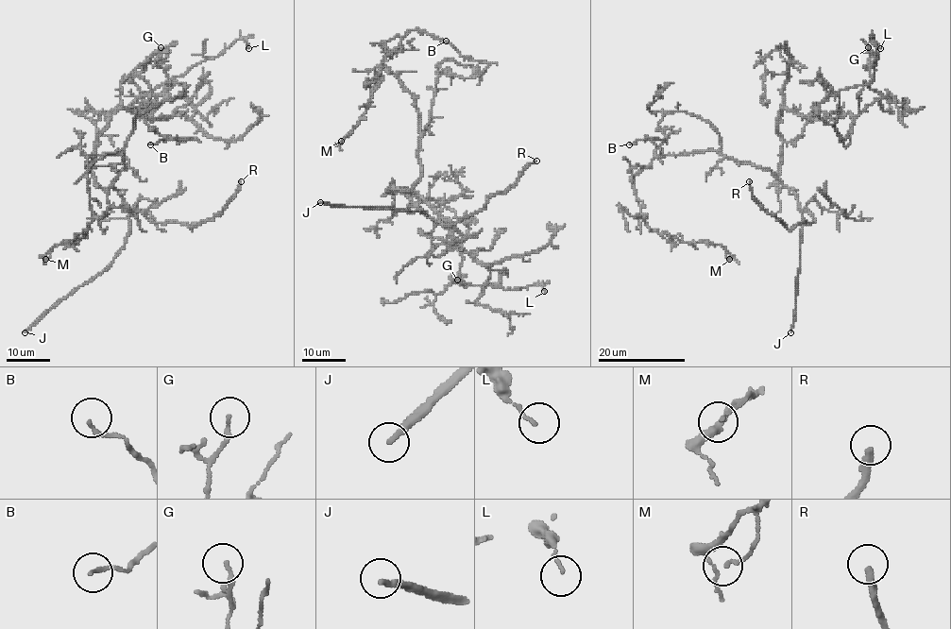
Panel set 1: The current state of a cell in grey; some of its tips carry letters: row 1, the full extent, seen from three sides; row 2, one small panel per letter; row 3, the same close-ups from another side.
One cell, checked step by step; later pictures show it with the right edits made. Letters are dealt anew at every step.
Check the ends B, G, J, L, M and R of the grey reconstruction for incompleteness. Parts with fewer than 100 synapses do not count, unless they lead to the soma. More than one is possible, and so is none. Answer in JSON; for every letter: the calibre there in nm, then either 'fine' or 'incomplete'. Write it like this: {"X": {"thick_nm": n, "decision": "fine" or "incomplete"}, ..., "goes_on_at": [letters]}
{"B": {"thick_nm": 130, "decision": "fine"}, "G": {"thick_nm": 170, "decision": "fine"}, "J": {"thick_nm": 240, "decision": "incomplete"}, "L": {"thick_nm": 110, "decision": "fine"}, "M": {"thick_nm": 120, "decision": "fine"}, "R": {"thick_nm": 280, "decision": "incomplete"}, "goes_on_at": ["J", "R"]}

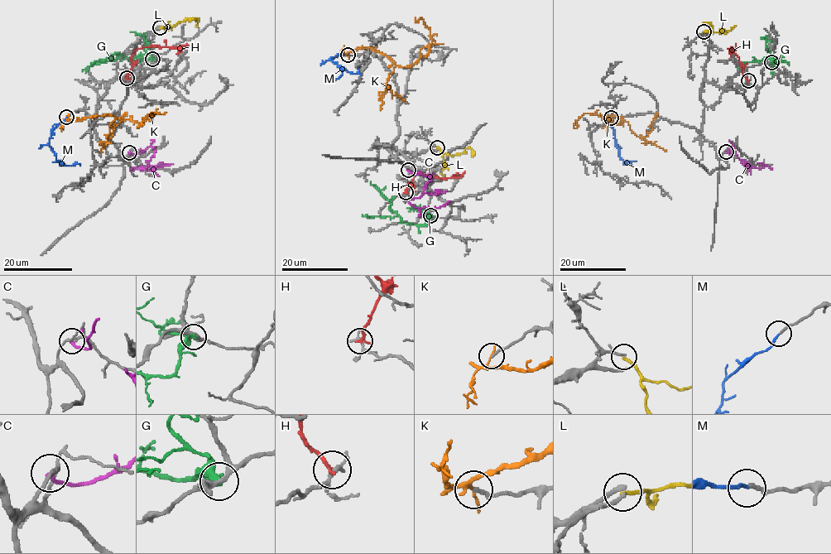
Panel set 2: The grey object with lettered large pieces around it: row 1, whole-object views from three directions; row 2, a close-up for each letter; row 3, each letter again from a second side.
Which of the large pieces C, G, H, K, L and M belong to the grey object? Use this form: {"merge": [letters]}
{"merge": ["M"]}

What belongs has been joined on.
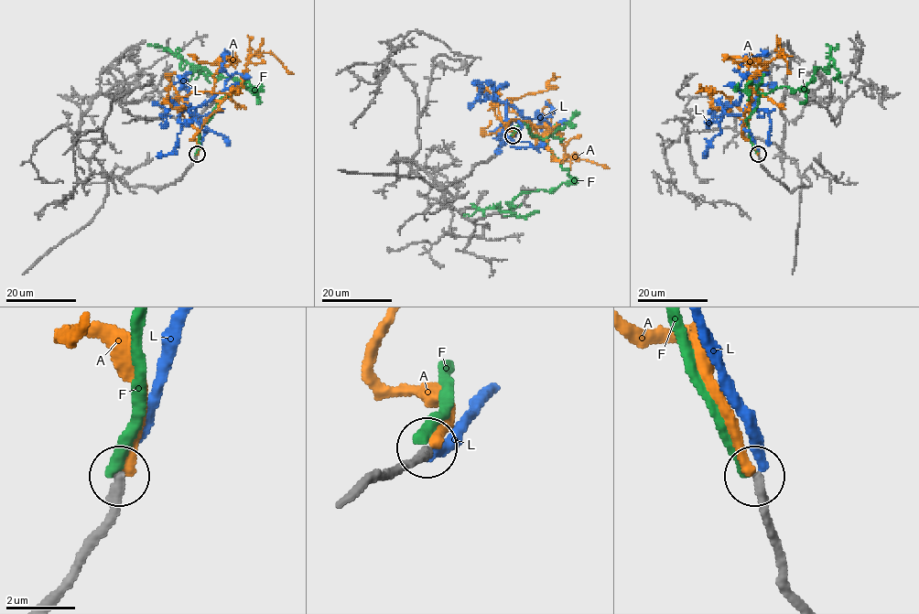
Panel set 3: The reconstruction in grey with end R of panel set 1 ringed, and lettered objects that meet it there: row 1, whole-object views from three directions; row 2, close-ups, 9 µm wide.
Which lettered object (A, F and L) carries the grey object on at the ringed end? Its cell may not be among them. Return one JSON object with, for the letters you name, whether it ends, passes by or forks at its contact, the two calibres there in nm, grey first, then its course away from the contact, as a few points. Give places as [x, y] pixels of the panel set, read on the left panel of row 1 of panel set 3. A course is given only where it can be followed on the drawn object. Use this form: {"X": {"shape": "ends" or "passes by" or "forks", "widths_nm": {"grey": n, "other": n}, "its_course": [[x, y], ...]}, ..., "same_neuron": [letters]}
{"same_neuron": []}

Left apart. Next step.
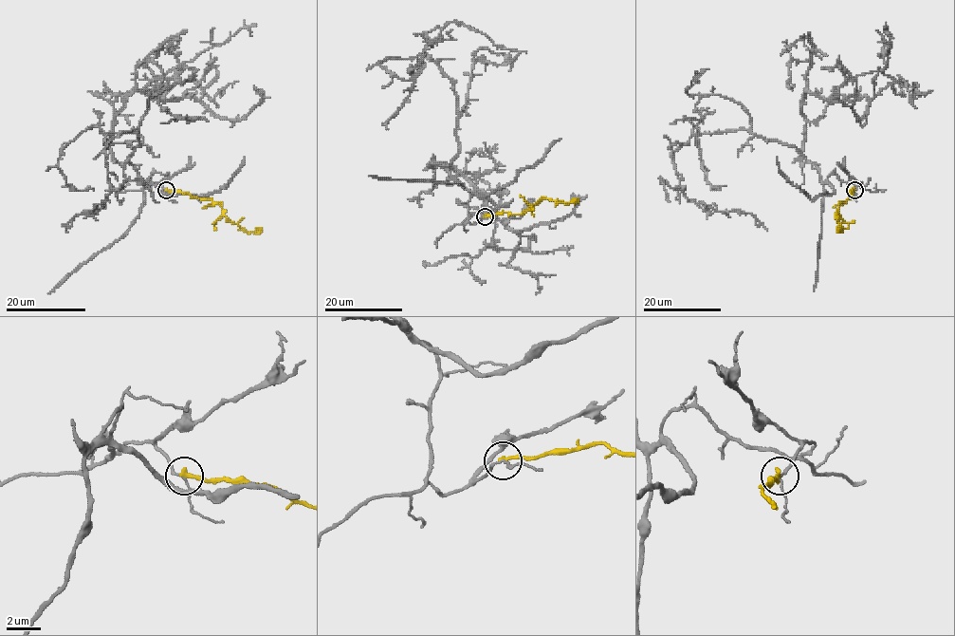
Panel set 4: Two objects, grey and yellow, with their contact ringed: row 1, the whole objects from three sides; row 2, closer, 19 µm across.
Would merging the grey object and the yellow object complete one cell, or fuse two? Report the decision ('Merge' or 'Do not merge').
Do not merge

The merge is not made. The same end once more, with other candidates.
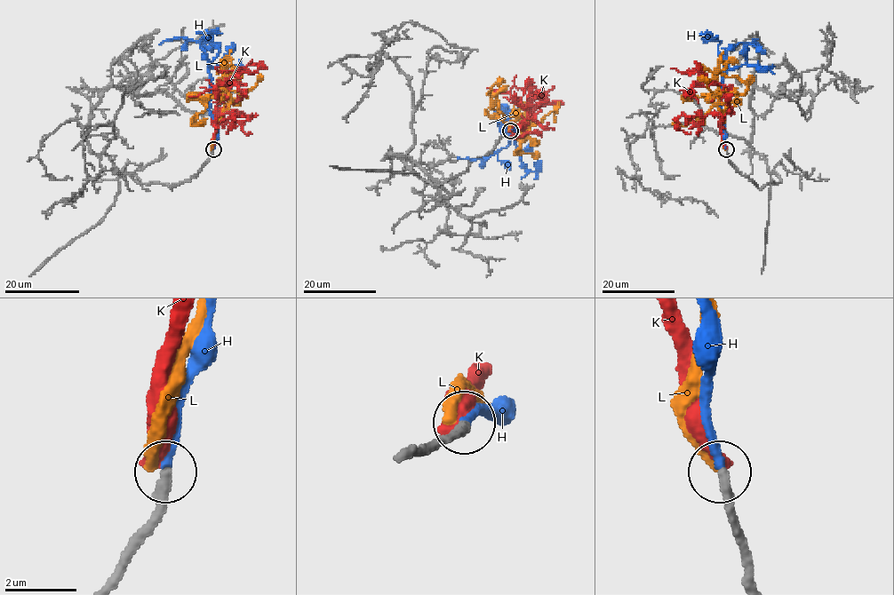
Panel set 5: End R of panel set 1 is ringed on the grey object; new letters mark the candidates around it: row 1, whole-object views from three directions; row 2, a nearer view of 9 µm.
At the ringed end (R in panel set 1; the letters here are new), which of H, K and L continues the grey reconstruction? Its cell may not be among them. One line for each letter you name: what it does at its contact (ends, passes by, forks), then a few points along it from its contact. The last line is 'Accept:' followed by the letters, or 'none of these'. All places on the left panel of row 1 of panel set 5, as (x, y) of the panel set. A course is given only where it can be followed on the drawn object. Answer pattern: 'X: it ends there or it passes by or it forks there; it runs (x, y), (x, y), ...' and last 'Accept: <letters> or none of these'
H: it ends there; it runs (213, 148), (217, 123), (210, 110), (209, 64), (219, 49), (211, 41), (179, 37), (168, 38), (159, 44)
Accept: H

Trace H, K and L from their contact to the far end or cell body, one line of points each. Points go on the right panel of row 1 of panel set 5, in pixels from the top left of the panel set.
H: (726, 148), (719, 89), (728, 63), (727, 51), (754, 39), (753, 46)
K: (726, 148), (720, 128), (728, 109), (722, 101), (723, 87), (712, 82), (701, 71), (681, 72), (671, 67)
L: (726, 148), (716, 92), (720, 91), (704, 118), (693, 117), (684, 127), (676, 118)

